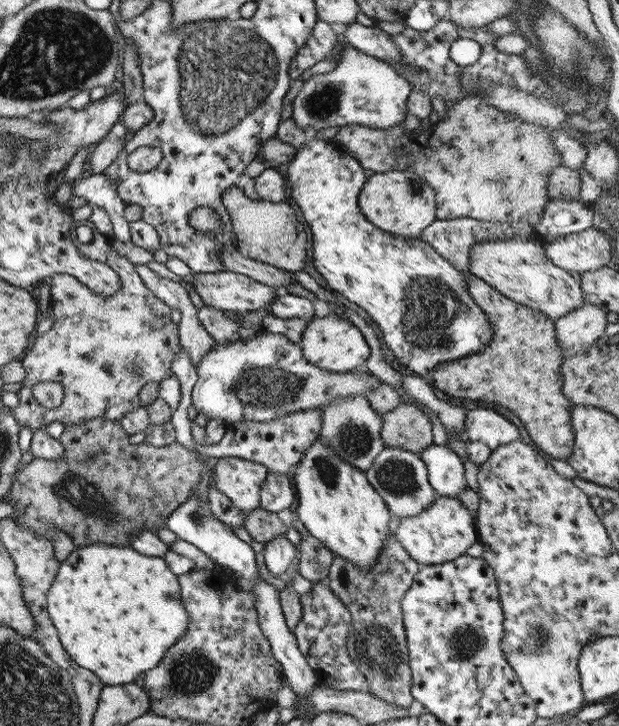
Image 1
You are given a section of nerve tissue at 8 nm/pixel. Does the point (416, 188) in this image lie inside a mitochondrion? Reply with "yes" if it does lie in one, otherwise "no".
yes

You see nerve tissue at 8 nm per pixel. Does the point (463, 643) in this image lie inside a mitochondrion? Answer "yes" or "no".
yes

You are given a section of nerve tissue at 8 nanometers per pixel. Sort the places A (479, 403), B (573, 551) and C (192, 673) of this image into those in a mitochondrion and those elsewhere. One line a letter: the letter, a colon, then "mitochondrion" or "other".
A: other
B: other
C: mitochondrion

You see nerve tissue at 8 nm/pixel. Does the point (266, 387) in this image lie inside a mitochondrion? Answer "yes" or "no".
yes

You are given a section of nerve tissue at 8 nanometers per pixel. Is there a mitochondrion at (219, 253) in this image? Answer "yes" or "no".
no

